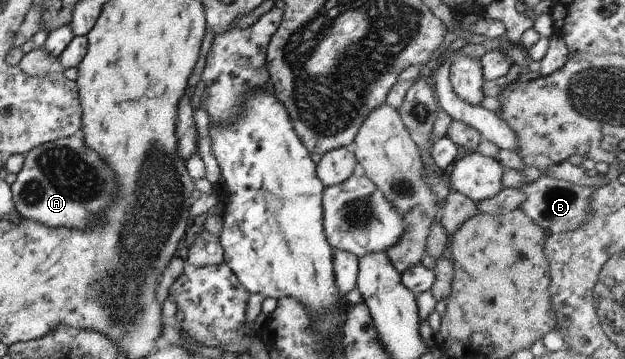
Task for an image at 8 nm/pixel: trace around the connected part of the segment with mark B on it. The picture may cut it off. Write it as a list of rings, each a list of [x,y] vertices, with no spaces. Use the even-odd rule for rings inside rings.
[[[539,176],[535,181],[523,187],[527,199],[519,209],[549,235],[570,232],[582,226],[590,217],[590,196],[599,187],[583,187],[567,180],[558,180],[549,176]]]

